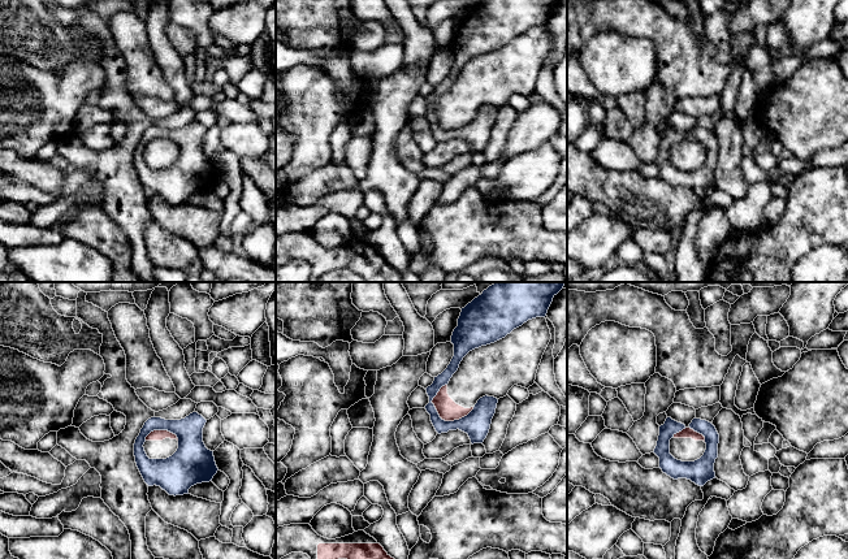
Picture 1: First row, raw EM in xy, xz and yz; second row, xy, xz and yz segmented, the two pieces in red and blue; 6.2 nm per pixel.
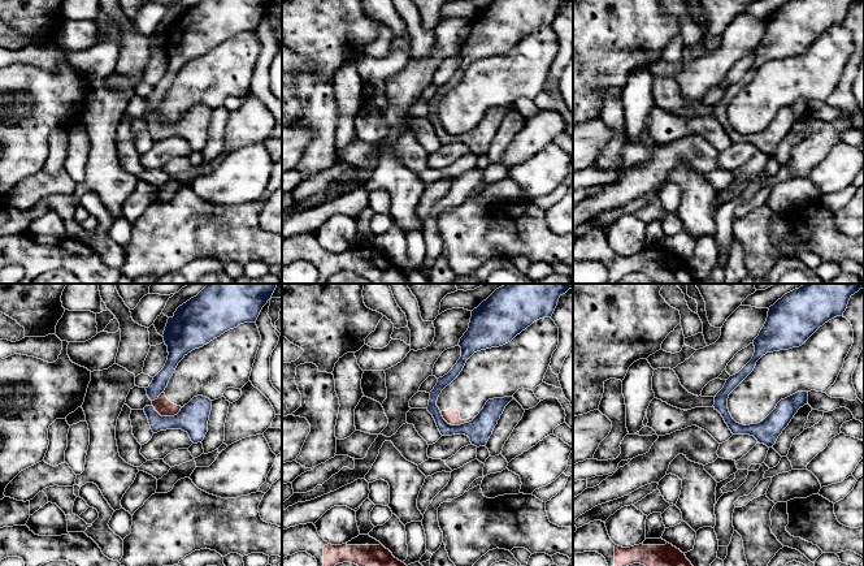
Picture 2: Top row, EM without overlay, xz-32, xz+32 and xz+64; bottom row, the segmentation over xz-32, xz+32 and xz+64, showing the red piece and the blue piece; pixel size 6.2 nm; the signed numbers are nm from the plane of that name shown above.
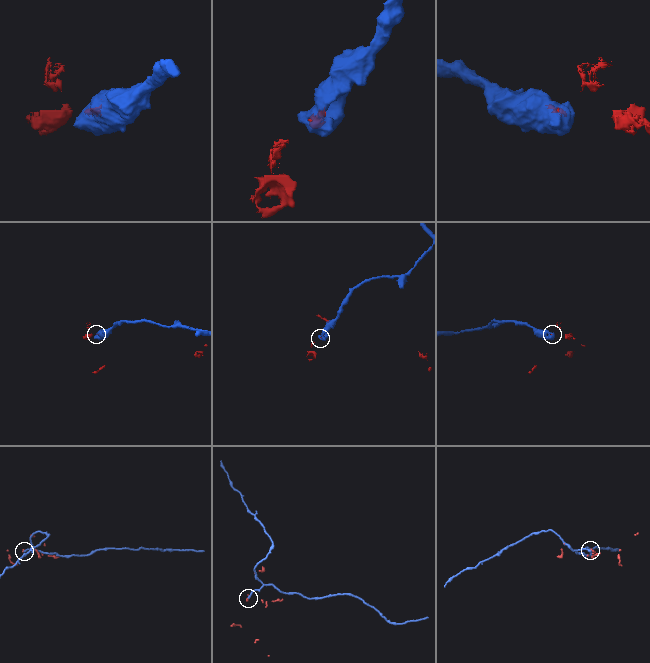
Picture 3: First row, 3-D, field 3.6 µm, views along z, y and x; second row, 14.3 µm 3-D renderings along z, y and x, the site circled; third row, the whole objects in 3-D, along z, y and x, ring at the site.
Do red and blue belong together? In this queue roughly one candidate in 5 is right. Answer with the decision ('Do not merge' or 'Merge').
Do not merge

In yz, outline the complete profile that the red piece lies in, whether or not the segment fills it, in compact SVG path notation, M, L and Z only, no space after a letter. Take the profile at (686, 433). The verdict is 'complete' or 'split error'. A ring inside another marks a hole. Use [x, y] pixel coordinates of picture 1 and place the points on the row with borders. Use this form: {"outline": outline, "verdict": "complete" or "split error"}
{"outline": "M691 428L683 429L670 439L670 454L682 462L695 462L705 450L705 437Z", "verdict": "split error"}

